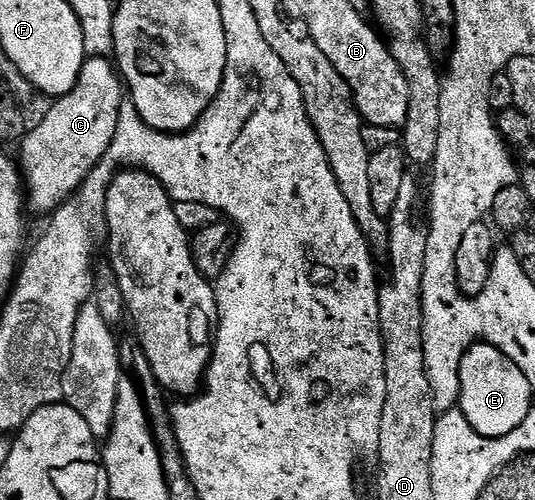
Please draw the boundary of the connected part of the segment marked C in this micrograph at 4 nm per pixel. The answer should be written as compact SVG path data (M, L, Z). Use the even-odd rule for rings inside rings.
M106 57L87 58L80 69L75 87L62 98L55 98L49 104L44 121L40 121L40 125L36 125L36 129L25 132L26 140L22 143L20 167L24 172L25 186L28 188L29 210L31 207L32 210L49 216L77 191L88 177L89 171L107 152L112 141L119 138L118 114L122 111L122 95L124 99L124 83L115 64Z

